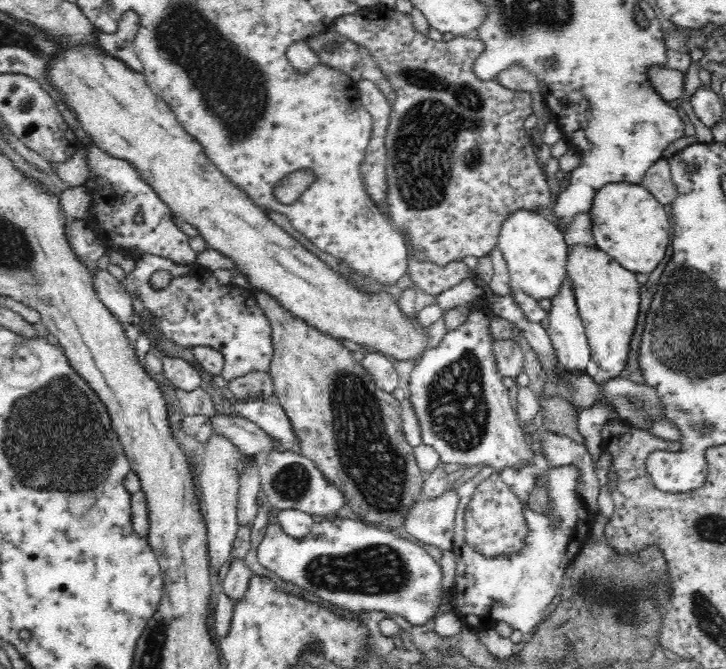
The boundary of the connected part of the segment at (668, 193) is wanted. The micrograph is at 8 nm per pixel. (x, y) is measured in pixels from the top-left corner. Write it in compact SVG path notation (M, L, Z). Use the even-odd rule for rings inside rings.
M658 160L650 169L647 170L643 178L646 189L654 194L662 204L674 202L678 196L678 189L671 180L671 169L668 160Z

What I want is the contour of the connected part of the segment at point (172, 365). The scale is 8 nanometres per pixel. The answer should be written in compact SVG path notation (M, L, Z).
M164 356L163 371L167 383L174 389L183 390L183 392L192 392L192 390L200 389L202 379L196 367L190 365L188 361L180 357Z

